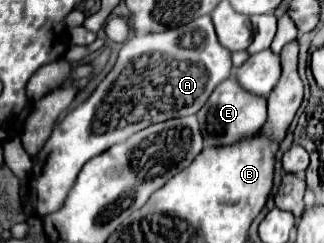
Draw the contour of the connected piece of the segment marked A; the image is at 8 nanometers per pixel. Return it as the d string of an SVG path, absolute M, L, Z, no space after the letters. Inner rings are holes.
M209 16L167 32L129 36L111 72L87 100L69 110L61 122L55 122L49 140L35 156L29 179L31 212L35 216L55 212L89 158L155 122L197 114L211 92L229 78L231 68L231 52L219 44ZM157 96L161 96L161 106Z

